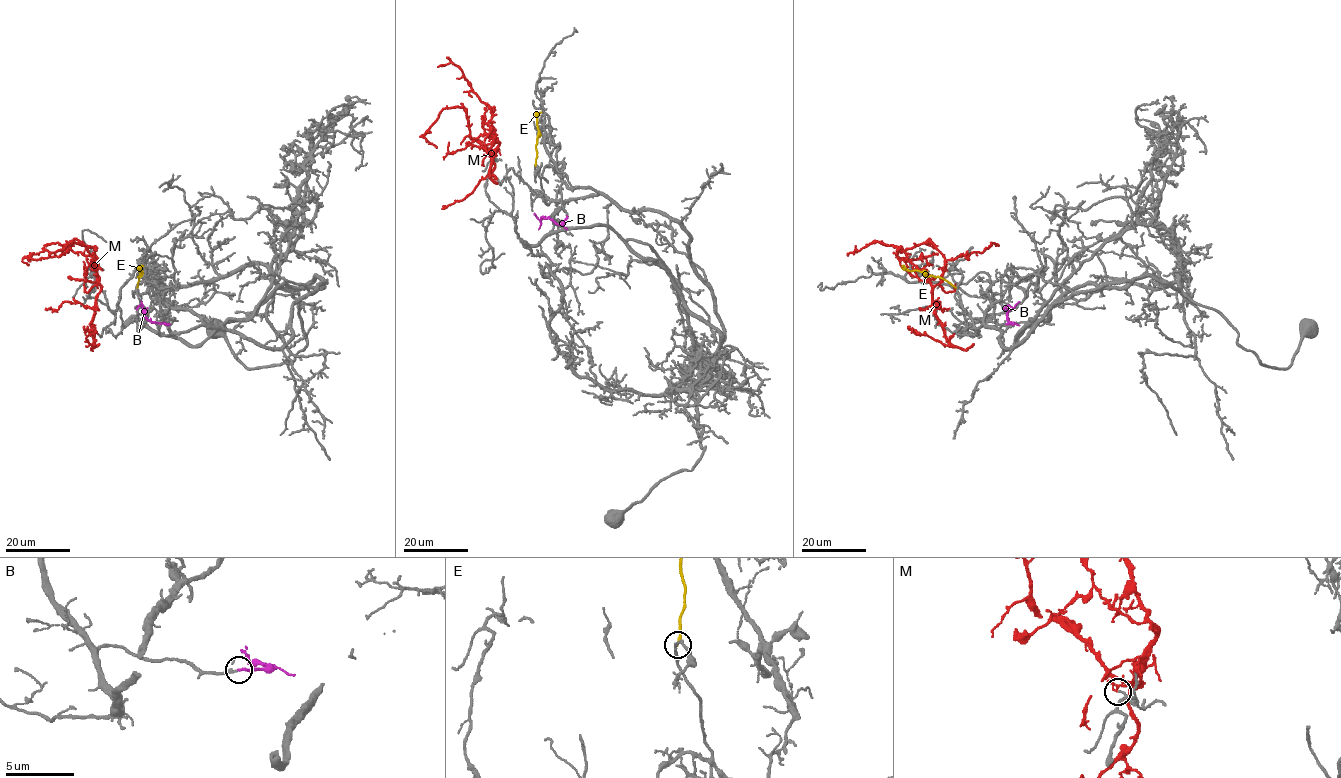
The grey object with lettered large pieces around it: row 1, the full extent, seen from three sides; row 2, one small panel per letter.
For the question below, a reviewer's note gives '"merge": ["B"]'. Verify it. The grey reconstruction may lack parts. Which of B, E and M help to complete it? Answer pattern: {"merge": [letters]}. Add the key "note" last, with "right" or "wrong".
{"merge": ["B"], "note": "right"}

